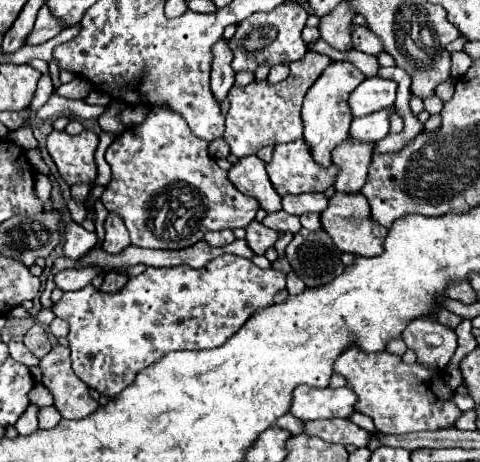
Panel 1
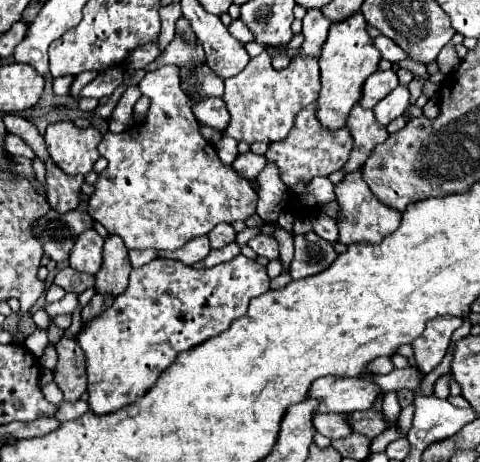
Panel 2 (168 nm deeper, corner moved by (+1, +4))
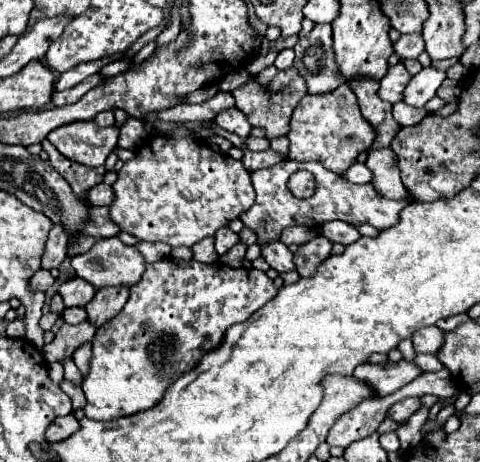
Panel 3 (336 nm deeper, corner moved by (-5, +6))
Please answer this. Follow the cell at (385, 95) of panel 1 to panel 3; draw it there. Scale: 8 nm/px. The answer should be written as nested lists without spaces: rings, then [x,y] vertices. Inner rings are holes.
[[[403,64],[389,66],[389,72],[381,78],[381,88],[379,88],[381,100],[387,100],[391,104],[399,102],[403,98],[403,90],[409,80],[411,80],[411,74]]]

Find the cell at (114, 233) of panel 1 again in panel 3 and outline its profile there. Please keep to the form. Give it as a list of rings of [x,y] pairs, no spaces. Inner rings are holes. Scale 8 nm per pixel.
[[[103,288],[97,290],[93,300],[85,306],[89,314],[89,322],[95,326],[103,326],[113,316],[121,312],[129,298],[129,288]]]

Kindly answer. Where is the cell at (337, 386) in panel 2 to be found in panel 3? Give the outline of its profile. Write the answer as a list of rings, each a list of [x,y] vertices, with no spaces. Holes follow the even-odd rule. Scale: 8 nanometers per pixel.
[[[407,360],[387,364],[361,364],[355,368],[355,376],[365,380],[379,398],[403,388],[405,384],[419,378],[419,374],[423,374],[423,370]]]

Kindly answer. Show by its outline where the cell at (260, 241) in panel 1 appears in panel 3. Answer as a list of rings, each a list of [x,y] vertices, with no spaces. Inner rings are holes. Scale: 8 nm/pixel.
[[[271,242],[271,244],[263,246],[261,252],[263,252],[263,258],[267,260],[267,264],[269,264],[273,270],[277,270],[279,274],[295,270],[293,254],[291,254],[291,250],[289,250],[283,242]]]

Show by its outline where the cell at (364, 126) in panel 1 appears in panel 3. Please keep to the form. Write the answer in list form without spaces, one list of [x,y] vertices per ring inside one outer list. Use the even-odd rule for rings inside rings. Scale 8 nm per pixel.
[[[427,66],[423,68],[419,74],[415,74],[409,82],[409,86],[405,88],[405,104],[411,106],[425,106],[437,92],[437,88],[441,86],[441,82],[445,80],[445,70],[439,70],[435,66]]]

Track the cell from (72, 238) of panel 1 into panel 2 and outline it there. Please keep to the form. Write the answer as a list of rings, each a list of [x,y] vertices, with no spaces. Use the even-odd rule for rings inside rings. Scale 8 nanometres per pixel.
[[[87,230],[81,236],[77,236],[69,254],[69,266],[79,272],[97,274],[101,268],[101,250],[103,238],[95,230]]]

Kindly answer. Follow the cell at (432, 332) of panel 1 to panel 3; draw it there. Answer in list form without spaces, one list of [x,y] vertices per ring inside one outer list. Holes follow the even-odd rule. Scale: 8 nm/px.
[[[437,326],[415,330],[415,334],[413,334],[415,352],[437,354],[437,350],[441,348],[441,344],[443,344],[443,330],[439,330]]]

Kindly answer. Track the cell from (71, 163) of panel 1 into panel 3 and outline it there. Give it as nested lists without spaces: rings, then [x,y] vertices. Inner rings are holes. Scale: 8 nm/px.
[[[93,120],[89,122],[71,122],[53,132],[47,140],[69,160],[97,168],[103,166],[107,156],[117,146],[119,128],[101,128]]]

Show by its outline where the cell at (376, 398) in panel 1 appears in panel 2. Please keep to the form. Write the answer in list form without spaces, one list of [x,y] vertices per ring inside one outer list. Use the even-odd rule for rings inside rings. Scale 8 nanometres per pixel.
[[[381,358],[381,360],[373,360],[373,364],[369,364],[369,368],[365,372],[371,372],[371,374],[389,374],[393,370],[393,362],[391,358]]]

